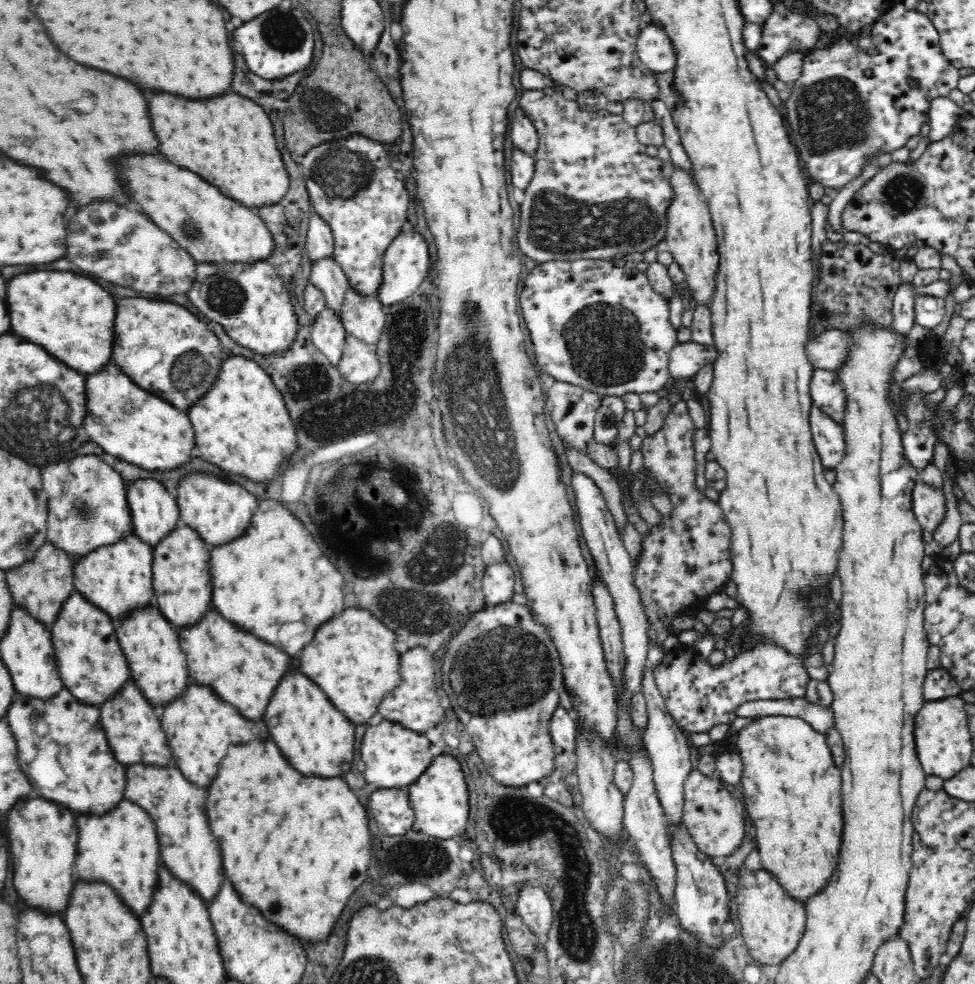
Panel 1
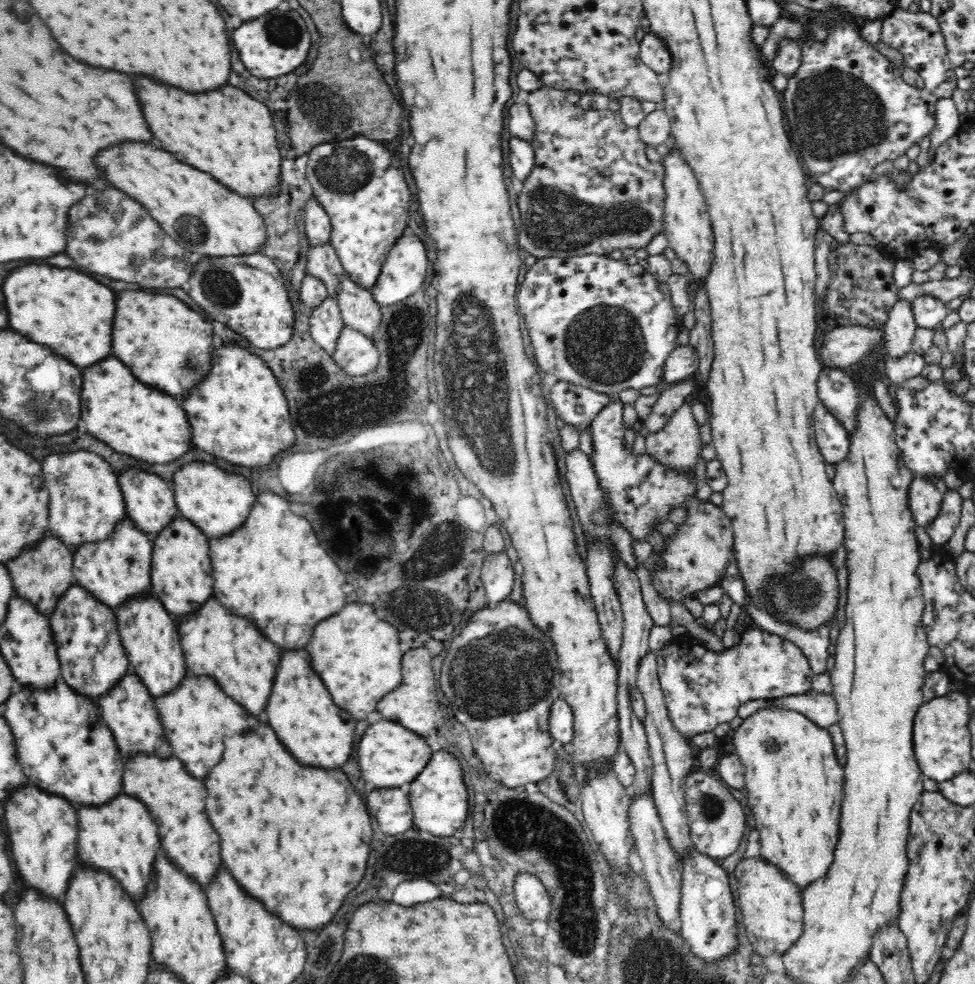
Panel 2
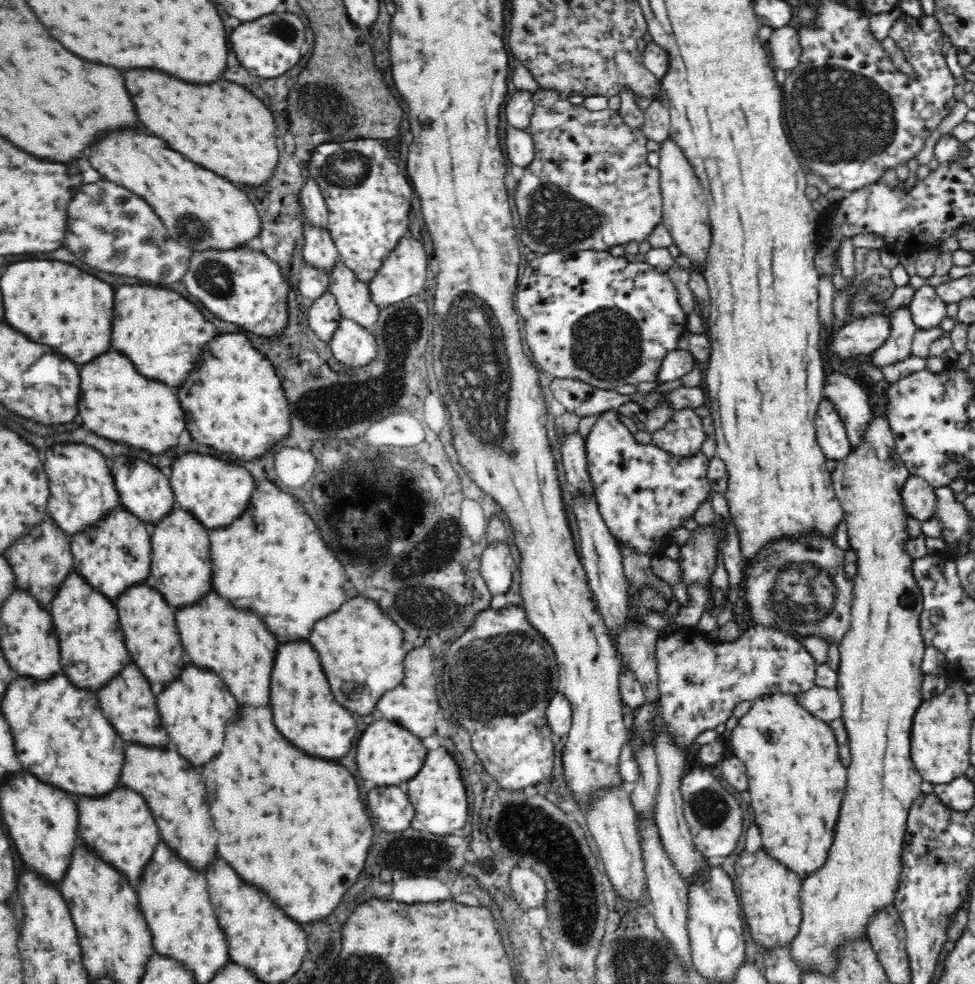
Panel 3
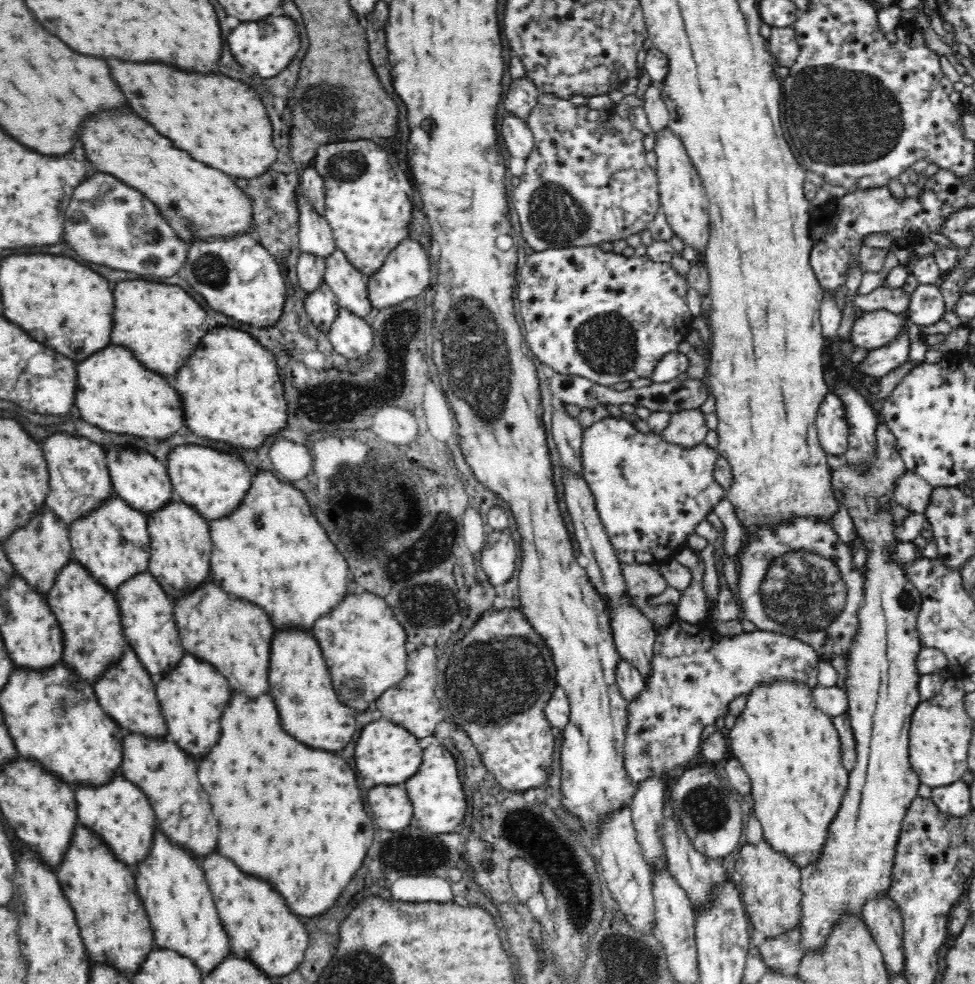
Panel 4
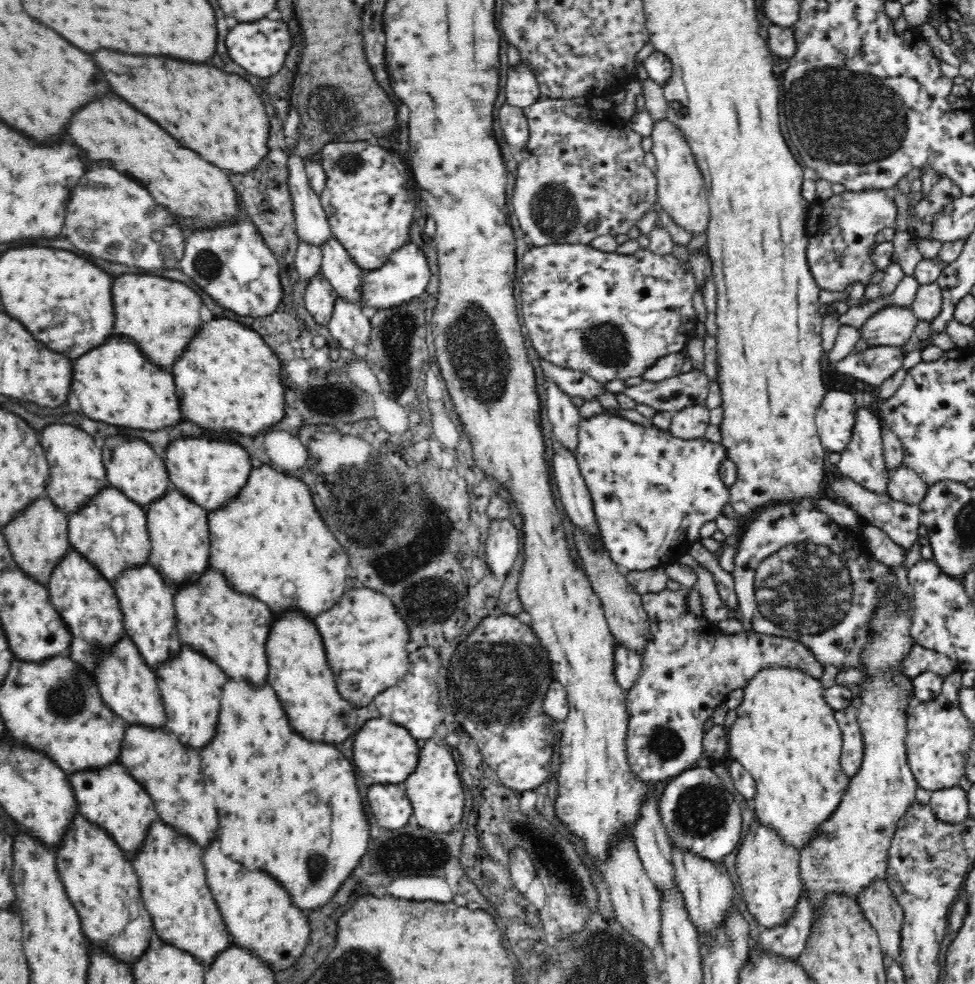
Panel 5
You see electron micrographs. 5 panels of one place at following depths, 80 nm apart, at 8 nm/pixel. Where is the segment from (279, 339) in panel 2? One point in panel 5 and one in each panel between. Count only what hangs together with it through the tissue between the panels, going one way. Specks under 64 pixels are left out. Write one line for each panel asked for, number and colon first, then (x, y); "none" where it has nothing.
3: (246, 289)
4: (238, 277)
5: (233, 265)

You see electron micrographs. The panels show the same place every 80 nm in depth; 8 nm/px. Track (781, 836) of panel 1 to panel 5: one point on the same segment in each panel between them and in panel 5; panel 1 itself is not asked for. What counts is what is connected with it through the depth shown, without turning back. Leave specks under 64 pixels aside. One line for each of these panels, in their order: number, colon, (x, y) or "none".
2: (793, 783)
3: (796, 781)
4: (791, 751)
5: (786, 736)

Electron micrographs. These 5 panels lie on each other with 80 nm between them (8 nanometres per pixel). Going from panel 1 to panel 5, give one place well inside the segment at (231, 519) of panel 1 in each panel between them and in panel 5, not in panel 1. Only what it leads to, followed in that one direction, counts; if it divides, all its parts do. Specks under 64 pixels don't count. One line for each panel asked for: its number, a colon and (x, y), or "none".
2: (217, 502)
3: (216, 493)
4: (214, 483)
5: (209, 473)

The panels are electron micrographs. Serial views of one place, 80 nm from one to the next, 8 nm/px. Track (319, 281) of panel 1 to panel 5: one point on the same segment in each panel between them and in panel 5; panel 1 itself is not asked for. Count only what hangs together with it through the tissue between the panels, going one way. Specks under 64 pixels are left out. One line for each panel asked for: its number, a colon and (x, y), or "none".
2: (323, 264)
3: (319, 250)
4: (315, 235)
5: (311, 221)

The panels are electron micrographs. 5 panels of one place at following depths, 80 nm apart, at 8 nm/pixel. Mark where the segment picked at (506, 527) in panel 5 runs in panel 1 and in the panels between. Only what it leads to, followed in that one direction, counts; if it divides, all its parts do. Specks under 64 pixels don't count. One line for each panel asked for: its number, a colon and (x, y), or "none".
1: (497, 584)
2: (497, 574)
3: (497, 566)
4: (498, 556)

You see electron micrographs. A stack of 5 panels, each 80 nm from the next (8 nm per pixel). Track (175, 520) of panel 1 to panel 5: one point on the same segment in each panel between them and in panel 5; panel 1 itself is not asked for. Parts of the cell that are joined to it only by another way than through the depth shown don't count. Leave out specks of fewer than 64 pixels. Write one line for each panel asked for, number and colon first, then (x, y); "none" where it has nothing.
2: (150, 504)
3: (144, 491)
4: (138, 478)
5: (132, 466)

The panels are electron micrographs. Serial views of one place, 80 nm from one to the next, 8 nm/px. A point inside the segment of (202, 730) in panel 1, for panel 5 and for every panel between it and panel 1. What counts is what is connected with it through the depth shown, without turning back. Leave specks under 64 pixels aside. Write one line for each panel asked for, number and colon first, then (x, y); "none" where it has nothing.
2: (194, 717)
3: (195, 709)
4: (192, 696)
5: (190, 685)

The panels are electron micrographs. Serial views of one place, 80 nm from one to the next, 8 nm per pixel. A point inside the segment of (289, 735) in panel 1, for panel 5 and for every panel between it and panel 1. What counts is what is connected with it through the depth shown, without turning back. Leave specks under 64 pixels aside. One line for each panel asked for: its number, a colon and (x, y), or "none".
2: (318, 733)
3: (305, 712)
4: (299, 681)
5: (298, 671)

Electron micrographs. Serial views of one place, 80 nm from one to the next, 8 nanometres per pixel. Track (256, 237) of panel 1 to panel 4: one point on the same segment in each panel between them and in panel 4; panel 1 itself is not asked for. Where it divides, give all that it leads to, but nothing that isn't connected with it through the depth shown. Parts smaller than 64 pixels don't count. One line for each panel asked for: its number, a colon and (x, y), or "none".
2: (203, 216)
3: (202, 211)
4: (199, 203)

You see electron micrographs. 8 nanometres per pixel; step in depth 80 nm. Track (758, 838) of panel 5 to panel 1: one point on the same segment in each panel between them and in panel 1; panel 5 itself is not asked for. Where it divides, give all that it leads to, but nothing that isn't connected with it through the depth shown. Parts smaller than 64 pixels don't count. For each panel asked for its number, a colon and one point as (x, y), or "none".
1: (772, 923)
2: (771, 905)
3: (769, 895)
4: (771, 884)

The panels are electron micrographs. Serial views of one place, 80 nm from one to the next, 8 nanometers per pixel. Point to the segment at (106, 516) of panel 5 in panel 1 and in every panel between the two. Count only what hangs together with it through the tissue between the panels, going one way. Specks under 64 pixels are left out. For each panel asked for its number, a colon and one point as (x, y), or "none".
1: (118, 579)
2: (118, 569)
3: (113, 557)
4: (112, 543)

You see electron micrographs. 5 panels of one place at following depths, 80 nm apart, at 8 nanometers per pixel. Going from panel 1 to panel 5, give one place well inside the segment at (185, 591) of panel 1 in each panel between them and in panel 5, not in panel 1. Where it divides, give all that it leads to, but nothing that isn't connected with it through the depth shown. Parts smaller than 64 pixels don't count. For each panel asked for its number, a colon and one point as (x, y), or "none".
2: (181, 573)
3: (181, 570)
4: (181, 547)
5: (180, 546)

